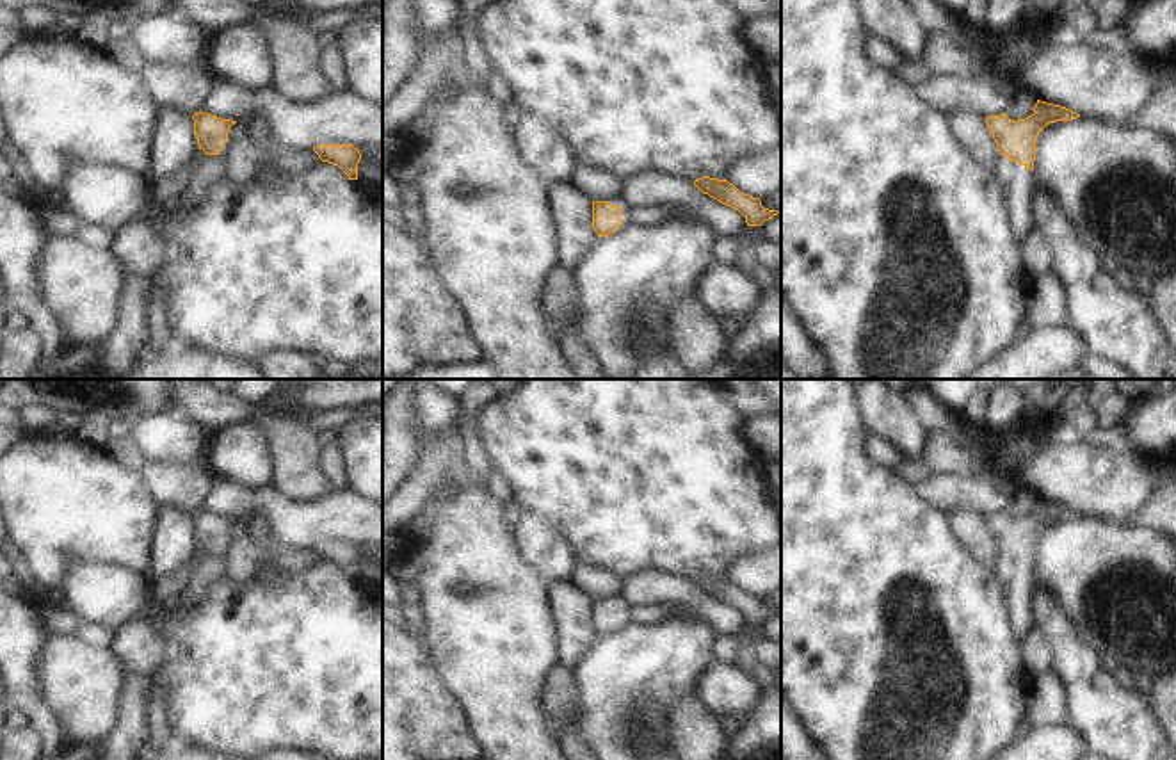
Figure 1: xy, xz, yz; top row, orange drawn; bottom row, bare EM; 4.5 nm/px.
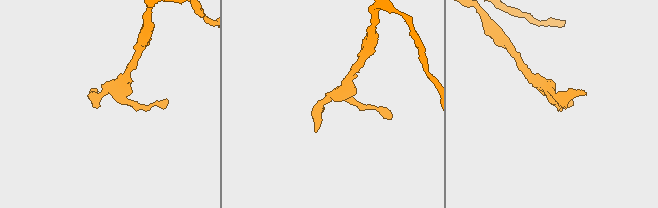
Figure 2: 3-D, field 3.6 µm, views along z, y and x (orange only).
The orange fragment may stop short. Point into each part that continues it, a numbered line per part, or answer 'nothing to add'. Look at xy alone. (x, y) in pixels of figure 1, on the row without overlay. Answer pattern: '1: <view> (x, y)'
1: xy (207, 570)

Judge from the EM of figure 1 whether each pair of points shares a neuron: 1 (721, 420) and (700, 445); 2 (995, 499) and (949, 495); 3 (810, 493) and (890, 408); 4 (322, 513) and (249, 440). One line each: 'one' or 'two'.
1: one
2: one
3: two
4: two

